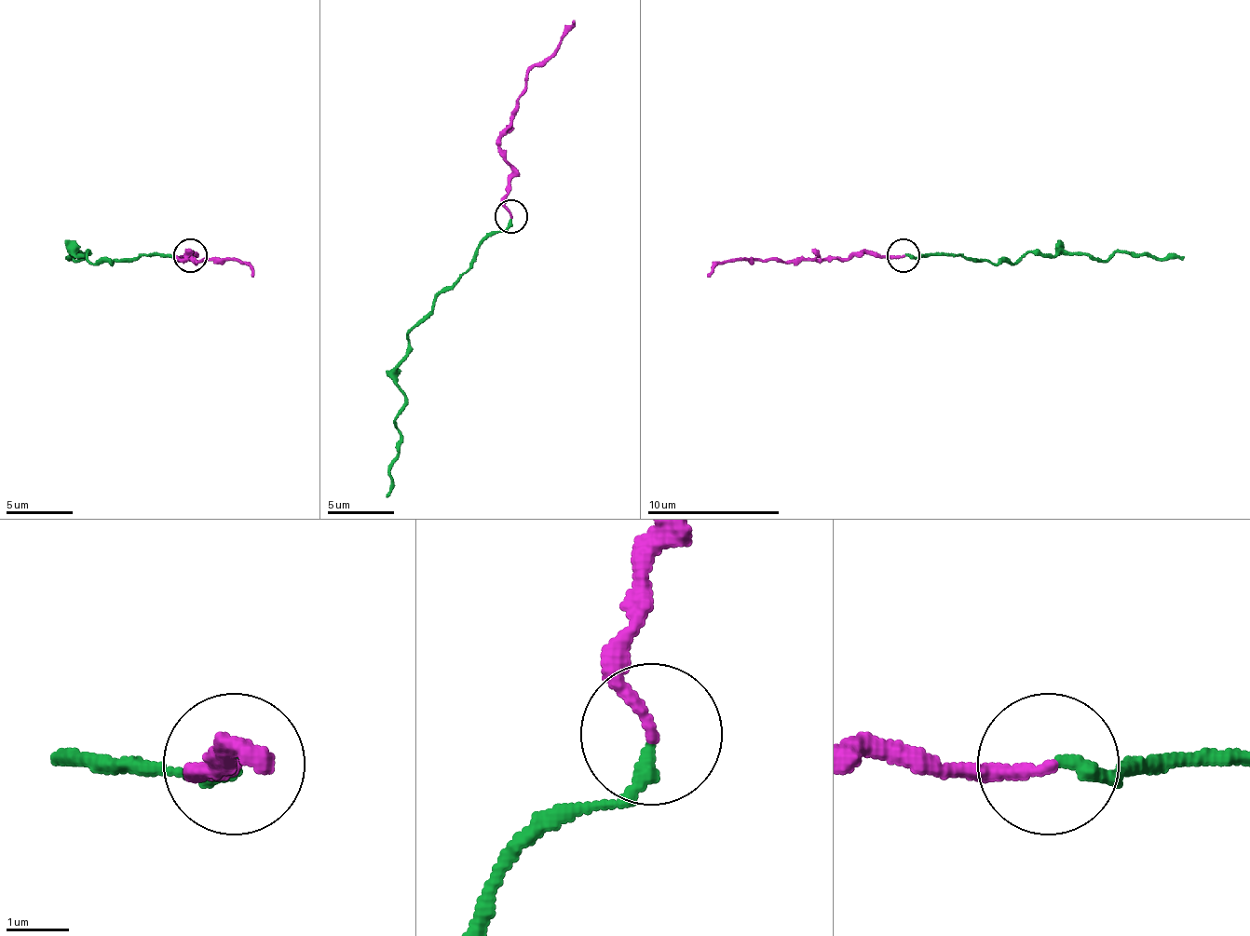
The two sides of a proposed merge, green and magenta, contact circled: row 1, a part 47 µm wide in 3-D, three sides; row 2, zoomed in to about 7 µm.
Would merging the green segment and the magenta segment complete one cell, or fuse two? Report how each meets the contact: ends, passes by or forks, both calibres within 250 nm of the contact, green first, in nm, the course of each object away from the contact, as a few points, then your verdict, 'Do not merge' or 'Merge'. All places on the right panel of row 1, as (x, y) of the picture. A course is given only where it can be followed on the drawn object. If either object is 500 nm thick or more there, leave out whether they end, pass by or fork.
At the ring green ends. At the ring magenta ends. Thickness 240 nm (green) against 180 nm. Course of green: (905, 254), (918, 258), (949, 254), (996, 264), (1058, 250), (1092, 254), (1105, 261), (1119, 250), (1185, 258). Course of magenta: (903, 254), (723, 261), (706, 278). Merge

